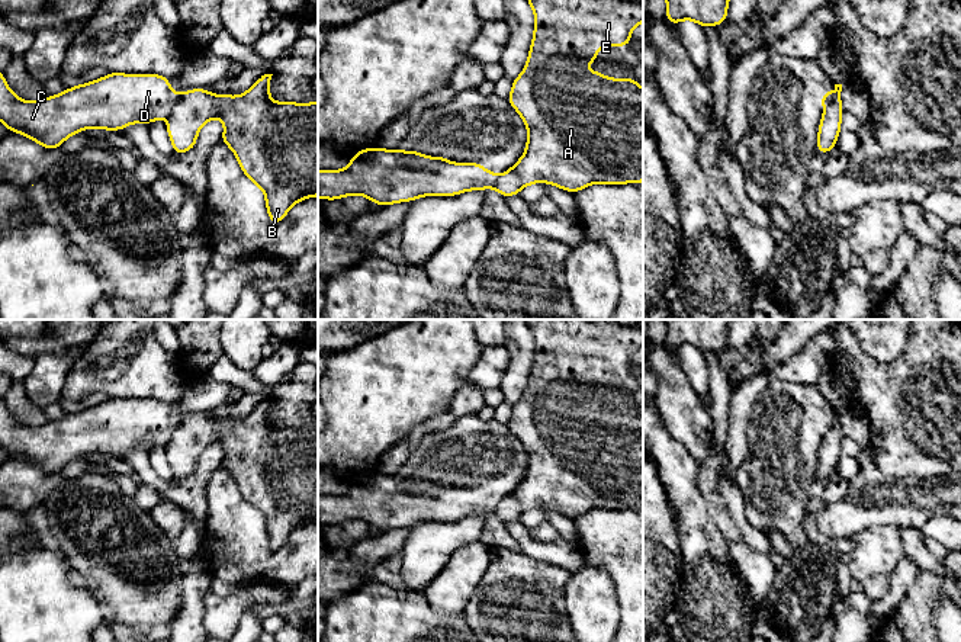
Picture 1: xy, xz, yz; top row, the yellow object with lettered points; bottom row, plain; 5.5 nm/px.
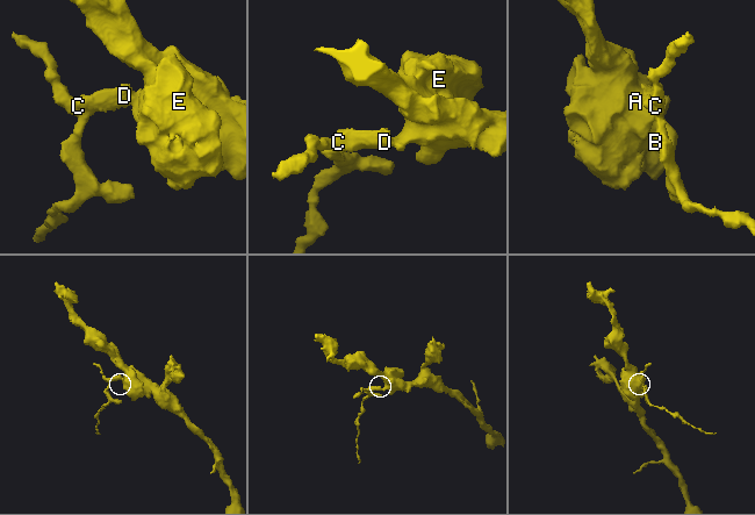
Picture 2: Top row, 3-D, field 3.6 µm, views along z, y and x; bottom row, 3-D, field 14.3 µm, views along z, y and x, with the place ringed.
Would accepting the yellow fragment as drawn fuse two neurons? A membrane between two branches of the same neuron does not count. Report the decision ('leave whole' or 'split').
split

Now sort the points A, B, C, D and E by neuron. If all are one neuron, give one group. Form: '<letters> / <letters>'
A B E / C D

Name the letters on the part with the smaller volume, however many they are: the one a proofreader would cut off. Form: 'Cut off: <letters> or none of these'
Cut off: C, D

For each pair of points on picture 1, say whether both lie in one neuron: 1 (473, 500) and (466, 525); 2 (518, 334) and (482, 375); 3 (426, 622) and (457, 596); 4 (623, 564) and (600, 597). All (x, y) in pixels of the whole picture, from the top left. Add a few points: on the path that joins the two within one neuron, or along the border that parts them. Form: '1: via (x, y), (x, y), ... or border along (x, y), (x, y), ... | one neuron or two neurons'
1: border along (481, 514), (436, 522) | two neurons
2: border along (505, 346), (508, 366), (500, 382) | two neurons
3: border along (421, 591), (439, 613), (449, 616) | two neurons
4: border along (584, 565), (603, 568), (608, 574), (620, 615) | two neurons

